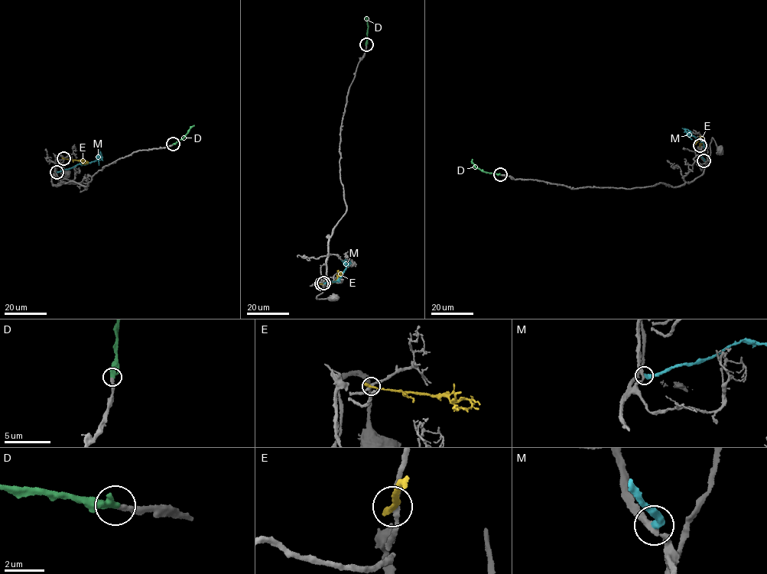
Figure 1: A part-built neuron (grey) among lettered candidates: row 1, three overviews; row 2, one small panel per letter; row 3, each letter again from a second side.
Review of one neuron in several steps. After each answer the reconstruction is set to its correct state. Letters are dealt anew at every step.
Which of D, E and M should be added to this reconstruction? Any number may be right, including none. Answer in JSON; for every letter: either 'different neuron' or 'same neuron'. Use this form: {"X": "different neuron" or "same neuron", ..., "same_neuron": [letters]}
{"D": "same neuron", "E": "different neuron", "M": "different neuron", "same_neuron": ["D"]}

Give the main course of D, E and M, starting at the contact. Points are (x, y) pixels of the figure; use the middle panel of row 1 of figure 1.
D: (365, 44), (368, 17)
E: (321, 283), (334, 281), (340, 275), (337, 270)
M: (324, 283), (329, 280), (336, 280), (342, 276), (346, 268), (344, 263), (348, 265), (349, 261)

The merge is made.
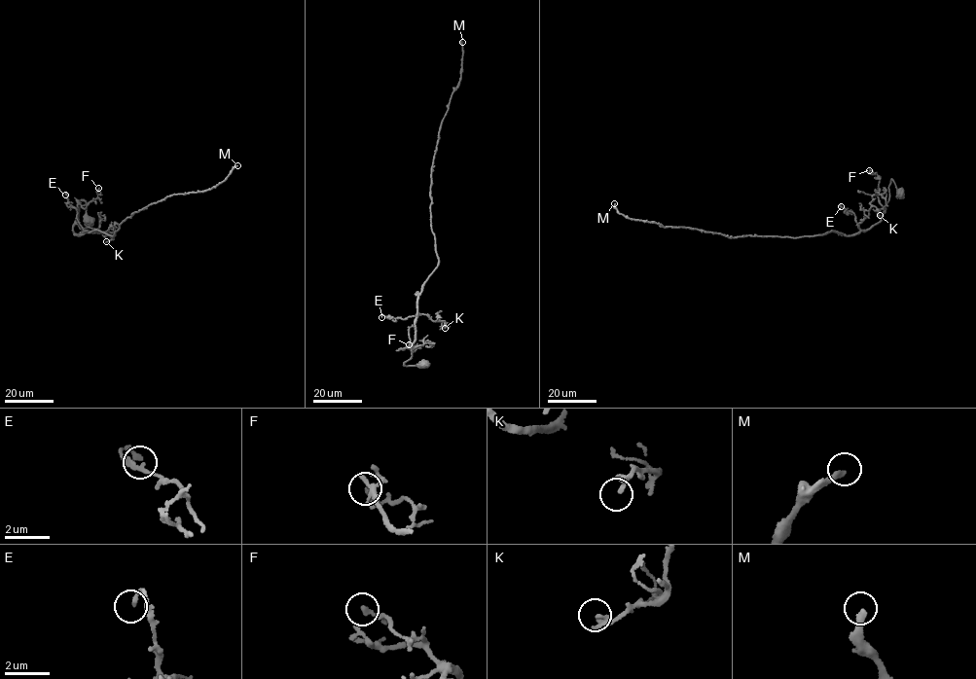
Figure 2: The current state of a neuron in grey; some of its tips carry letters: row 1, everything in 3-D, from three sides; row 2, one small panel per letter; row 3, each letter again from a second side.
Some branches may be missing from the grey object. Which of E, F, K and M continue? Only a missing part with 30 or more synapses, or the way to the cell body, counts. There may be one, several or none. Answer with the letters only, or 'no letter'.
M

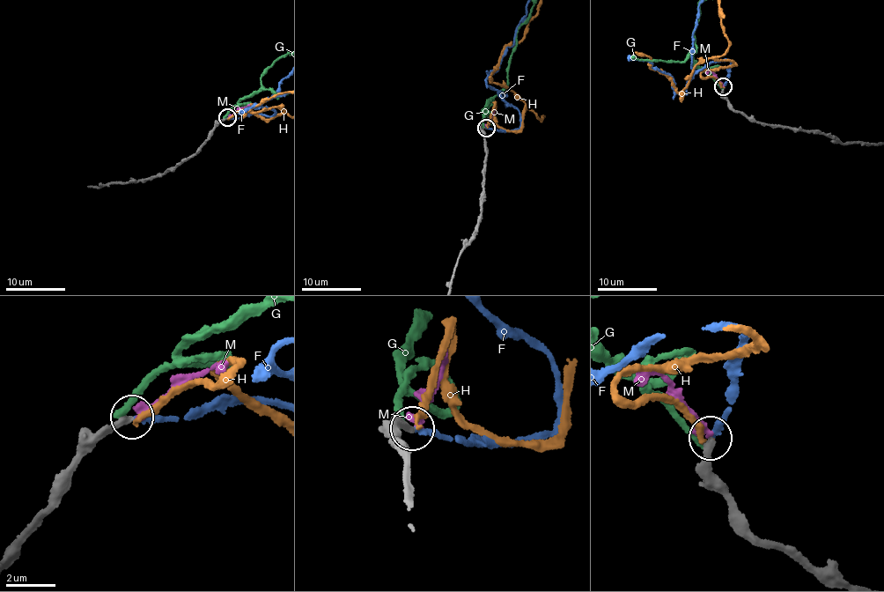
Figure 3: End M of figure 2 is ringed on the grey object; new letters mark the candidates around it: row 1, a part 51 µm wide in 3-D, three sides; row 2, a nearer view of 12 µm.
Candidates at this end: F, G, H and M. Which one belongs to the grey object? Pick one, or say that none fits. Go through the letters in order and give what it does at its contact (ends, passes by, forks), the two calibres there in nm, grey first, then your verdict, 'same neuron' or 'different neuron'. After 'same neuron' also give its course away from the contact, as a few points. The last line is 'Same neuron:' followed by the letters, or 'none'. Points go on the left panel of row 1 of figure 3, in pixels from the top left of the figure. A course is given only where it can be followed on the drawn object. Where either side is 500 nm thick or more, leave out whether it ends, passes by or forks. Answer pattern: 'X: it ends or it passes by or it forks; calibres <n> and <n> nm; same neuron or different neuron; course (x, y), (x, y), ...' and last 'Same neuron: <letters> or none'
F: it ends; calibres 260 and 190 nm; same neuron
G: it ends; calibres 320 and 260 nm; different neuron
H: it ends; calibres 260 and 170 nm; different neuron
M: it ends; calibres 240 and 320 nm; different neuron
Same neuron: F

